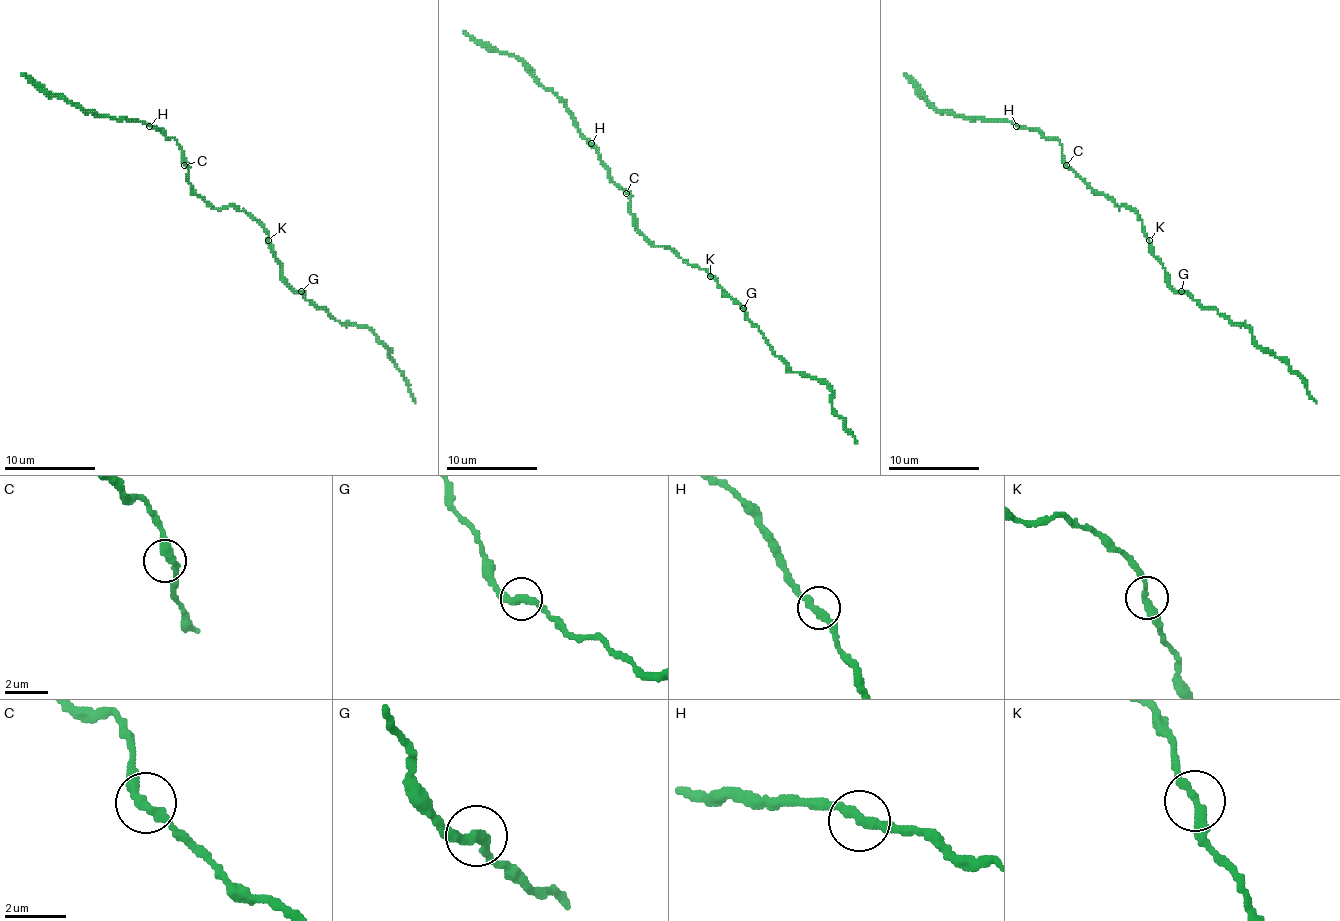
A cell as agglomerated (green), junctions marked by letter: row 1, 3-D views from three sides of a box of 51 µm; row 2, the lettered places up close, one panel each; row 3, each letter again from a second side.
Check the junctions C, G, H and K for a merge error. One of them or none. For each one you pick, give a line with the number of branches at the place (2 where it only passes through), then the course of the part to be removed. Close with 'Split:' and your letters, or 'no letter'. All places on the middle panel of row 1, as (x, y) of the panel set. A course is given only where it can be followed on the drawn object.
Split: no letter

